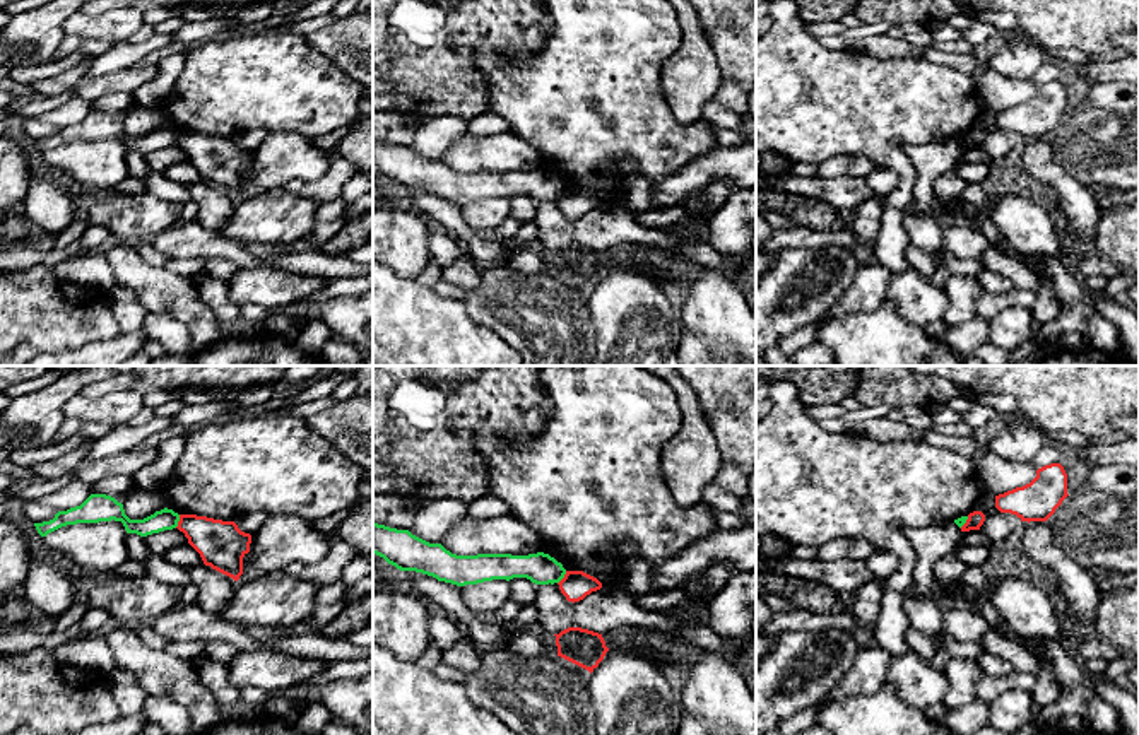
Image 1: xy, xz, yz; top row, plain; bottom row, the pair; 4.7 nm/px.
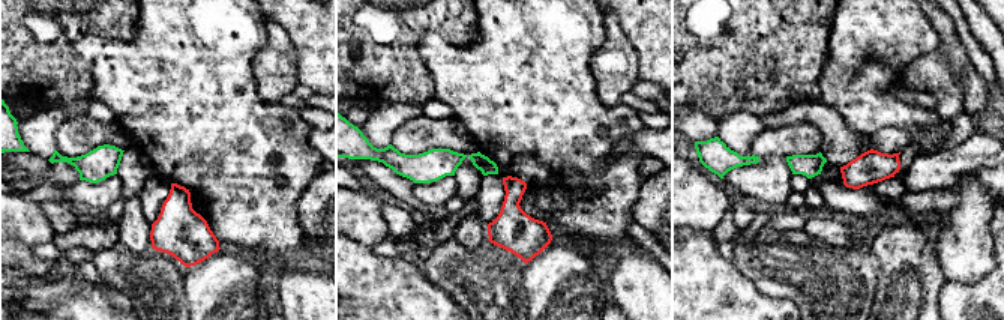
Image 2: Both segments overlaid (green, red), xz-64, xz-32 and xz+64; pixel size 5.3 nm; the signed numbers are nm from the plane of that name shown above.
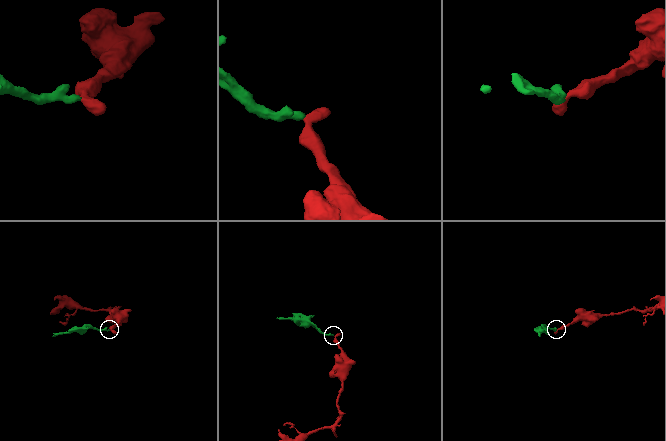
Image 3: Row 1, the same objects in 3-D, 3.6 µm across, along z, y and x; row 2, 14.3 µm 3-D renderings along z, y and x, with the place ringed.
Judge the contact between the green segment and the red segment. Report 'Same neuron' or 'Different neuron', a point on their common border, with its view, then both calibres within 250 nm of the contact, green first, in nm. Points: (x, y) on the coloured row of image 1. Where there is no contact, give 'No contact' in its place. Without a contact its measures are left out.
Different neuron. Touches green at xy (178, 520). Thickness 100 nm (green) against 220 nm

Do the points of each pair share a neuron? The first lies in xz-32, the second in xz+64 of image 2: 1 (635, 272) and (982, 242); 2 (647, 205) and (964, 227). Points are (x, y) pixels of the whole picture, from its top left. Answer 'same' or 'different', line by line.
1: same
2: different

